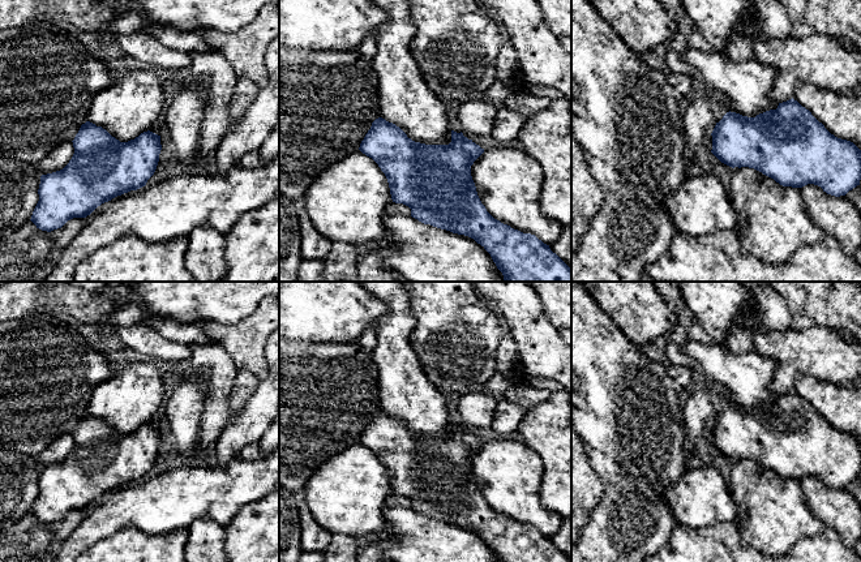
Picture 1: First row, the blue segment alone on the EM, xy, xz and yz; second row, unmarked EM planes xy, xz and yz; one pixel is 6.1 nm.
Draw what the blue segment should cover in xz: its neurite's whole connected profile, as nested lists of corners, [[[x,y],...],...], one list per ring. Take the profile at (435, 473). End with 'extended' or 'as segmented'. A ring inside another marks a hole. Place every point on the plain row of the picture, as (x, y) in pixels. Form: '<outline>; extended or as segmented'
[[[378,409],[372,415],[359,442],[372,450],[385,466],[393,494],[408,498],[411,509],[424,516],[474,531],[491,546],[498,562],[571,562],[551,542],[549,537],[544,536],[535,527],[514,522],[494,511],[487,503],[477,488],[471,468],[471,458],[484,445],[484,441],[464,429],[462,424],[451,422],[451,434],[449,437],[425,437],[412,433],[399,419]]]; as segmented

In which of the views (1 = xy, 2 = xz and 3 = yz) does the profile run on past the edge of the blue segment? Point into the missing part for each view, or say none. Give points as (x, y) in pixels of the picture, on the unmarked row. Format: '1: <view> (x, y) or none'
1: none
2: none
3: none

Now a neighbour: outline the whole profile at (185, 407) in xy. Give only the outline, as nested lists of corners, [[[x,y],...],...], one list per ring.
[[[200,370],[194,378],[183,377],[166,406],[166,422],[176,439],[179,458],[188,464],[204,459],[198,449],[198,430],[205,411],[206,377],[206,370]]]

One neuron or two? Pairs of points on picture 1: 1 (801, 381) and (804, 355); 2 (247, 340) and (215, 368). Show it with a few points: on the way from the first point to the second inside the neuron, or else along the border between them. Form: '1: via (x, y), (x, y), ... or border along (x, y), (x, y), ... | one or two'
1: border along (832, 382), (797, 374), (792, 389) | two
2: border along (211, 339), (227, 352), (238, 369) | two

